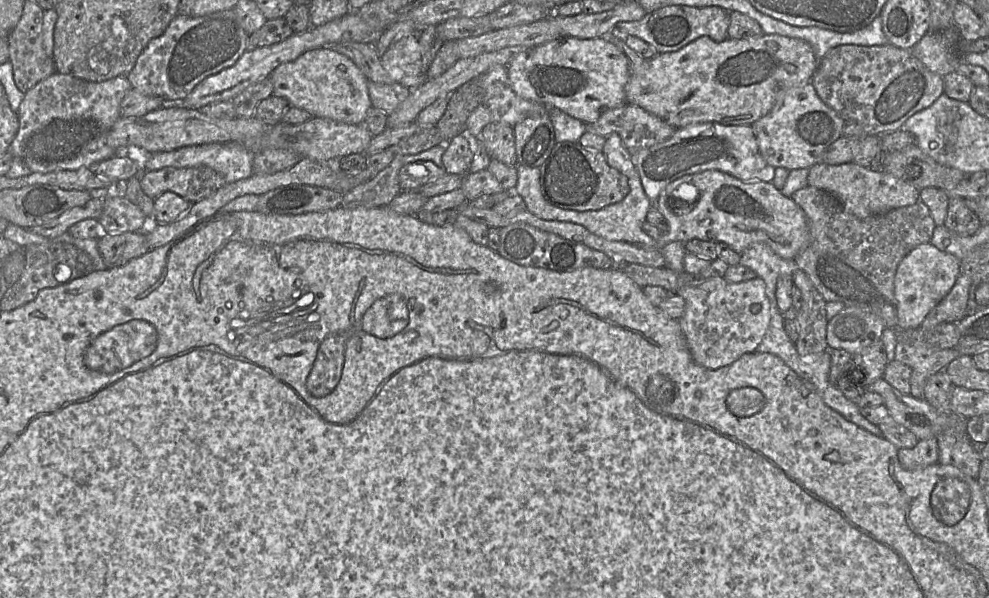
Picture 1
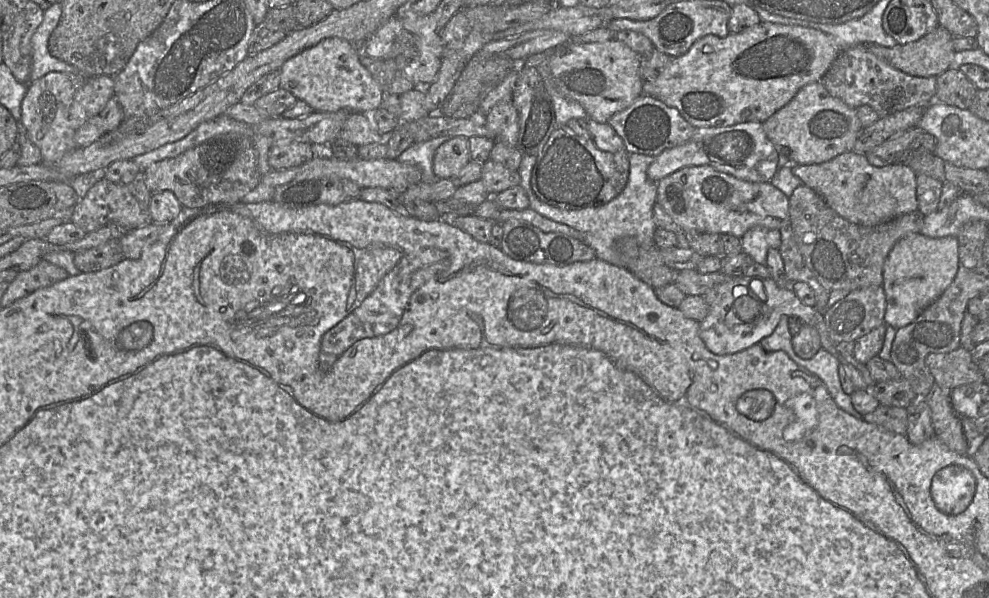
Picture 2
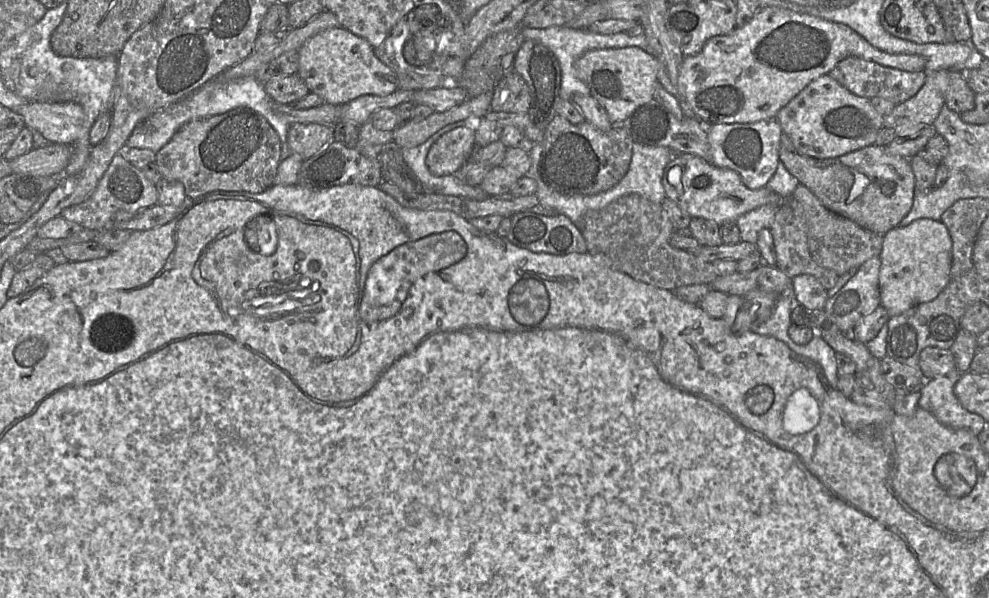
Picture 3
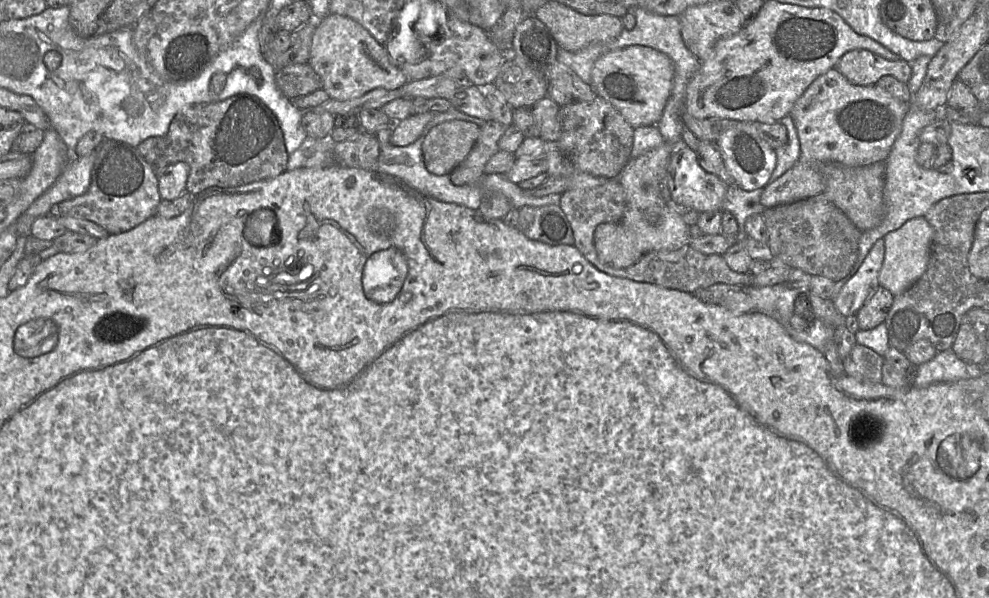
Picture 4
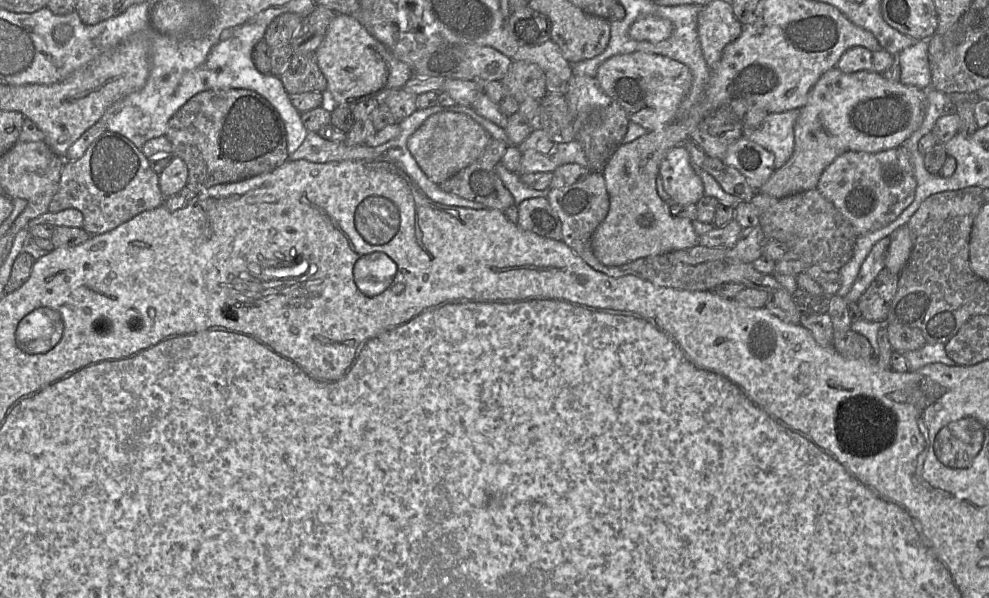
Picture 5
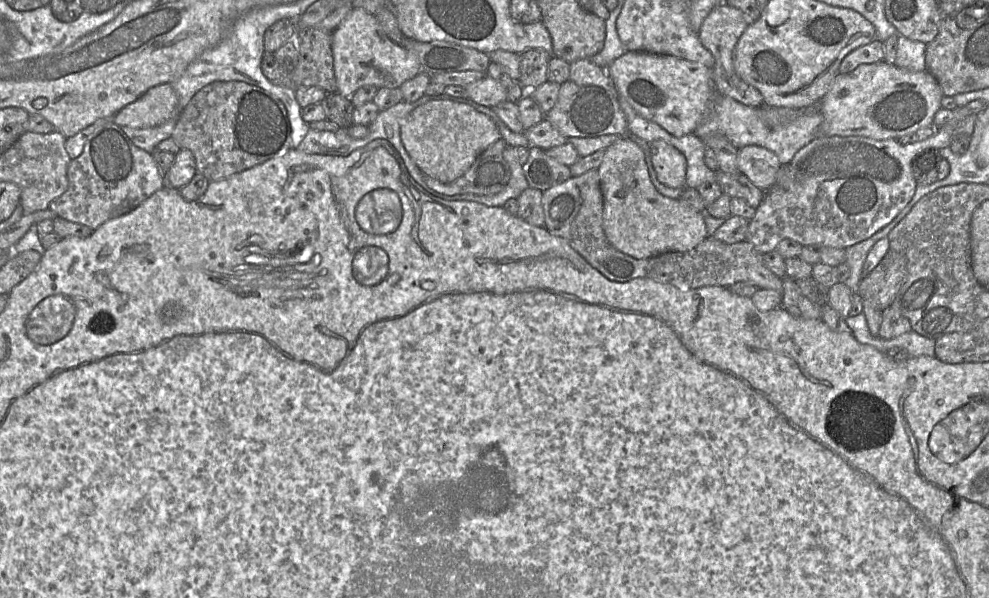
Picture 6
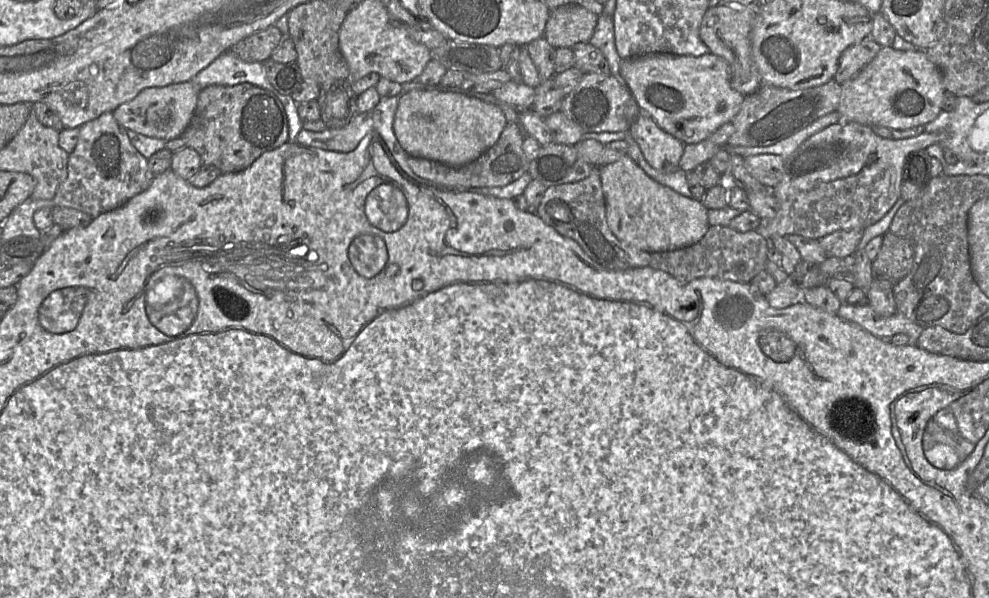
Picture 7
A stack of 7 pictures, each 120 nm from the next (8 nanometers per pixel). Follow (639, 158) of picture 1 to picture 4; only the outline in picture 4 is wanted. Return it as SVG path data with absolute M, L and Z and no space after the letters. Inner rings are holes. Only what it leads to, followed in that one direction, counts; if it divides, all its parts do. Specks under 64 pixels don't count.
M739 121L720 135L717 144L734 185L745 191L753 191L763 189L770 183L770 177L776 166L776 153L761 138L753 122Z

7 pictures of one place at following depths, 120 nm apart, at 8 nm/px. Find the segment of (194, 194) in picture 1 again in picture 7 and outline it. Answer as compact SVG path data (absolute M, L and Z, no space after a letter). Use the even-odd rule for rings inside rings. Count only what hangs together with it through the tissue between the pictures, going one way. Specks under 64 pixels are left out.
M247 82L234 86L210 85L200 90L192 119L181 137L186 146L199 153L202 165L232 173L247 168L263 153L288 142L289 126L284 106L272 92Z

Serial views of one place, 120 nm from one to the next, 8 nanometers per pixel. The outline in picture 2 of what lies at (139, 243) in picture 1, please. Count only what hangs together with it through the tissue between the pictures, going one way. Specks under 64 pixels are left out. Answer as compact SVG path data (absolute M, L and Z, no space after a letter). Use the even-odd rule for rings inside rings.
M120 238L74 253L74 264L81 272L94 272L116 265L124 259Z

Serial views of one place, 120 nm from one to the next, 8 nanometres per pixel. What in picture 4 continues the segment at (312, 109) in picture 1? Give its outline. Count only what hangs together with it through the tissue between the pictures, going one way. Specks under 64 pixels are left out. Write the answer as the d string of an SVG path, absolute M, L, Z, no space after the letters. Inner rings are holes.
M330 13L326 17L315 21L316 27L312 37L308 63L320 77L322 89L328 94L330 99L348 101L362 97L378 88L386 90L399 89L408 82L406 75L391 64L384 48L356 21Z

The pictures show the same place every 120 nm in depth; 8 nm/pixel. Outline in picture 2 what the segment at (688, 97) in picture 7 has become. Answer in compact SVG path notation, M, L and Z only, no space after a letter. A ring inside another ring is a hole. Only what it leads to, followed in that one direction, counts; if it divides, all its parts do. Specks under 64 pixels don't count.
M617 40L593 43L568 41L549 52L549 68L555 89L562 96L577 101L586 111L587 118L600 123L607 122L643 94L641 60L641 55Z

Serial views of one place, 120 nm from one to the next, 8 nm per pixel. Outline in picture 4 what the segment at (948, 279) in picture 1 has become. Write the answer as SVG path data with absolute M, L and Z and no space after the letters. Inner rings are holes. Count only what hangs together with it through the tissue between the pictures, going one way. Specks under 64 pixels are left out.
M915 217L884 236L885 254L879 273L879 285L897 296L912 286L925 272L930 255L933 228L925 217Z

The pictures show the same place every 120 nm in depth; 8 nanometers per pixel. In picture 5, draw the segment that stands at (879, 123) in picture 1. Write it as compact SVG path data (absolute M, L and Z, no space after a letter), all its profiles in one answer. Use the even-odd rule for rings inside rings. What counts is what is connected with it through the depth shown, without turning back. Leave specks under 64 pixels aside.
M855 46L843 53L836 67L843 73L865 70L882 74L893 63L893 57L883 48L871 51L863 46Z

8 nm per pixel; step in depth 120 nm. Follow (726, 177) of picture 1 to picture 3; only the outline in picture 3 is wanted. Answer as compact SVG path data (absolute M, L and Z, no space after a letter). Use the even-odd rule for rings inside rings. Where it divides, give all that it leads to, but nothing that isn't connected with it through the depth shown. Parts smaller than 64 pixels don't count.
M689 153L674 155L664 170L662 183L666 198L675 202L691 218L704 218L719 225L736 223L741 215L760 206L771 204L779 207L783 203L781 196L767 187L748 189L734 171L717 167Z

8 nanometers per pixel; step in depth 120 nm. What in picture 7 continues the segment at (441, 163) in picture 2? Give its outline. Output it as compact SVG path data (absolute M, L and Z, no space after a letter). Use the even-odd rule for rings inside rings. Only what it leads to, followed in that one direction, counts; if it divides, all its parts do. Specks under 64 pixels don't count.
M440 84L432 90L413 89L399 100L393 130L401 147L410 156L434 160L449 166L459 167L477 159L499 139L507 122L517 122L517 111L497 100L492 93L466 91L458 86L443 87Z

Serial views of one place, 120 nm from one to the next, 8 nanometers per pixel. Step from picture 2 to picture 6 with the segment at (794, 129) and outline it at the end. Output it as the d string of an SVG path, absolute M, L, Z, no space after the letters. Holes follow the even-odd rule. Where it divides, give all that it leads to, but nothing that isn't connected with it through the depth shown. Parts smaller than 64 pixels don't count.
M884 60L872 64L860 64L852 72L837 74L828 92L818 103L823 115L817 136L863 136L876 140L897 139L923 127L932 126L934 116L942 107L943 94L931 73L915 72L888 64Z

